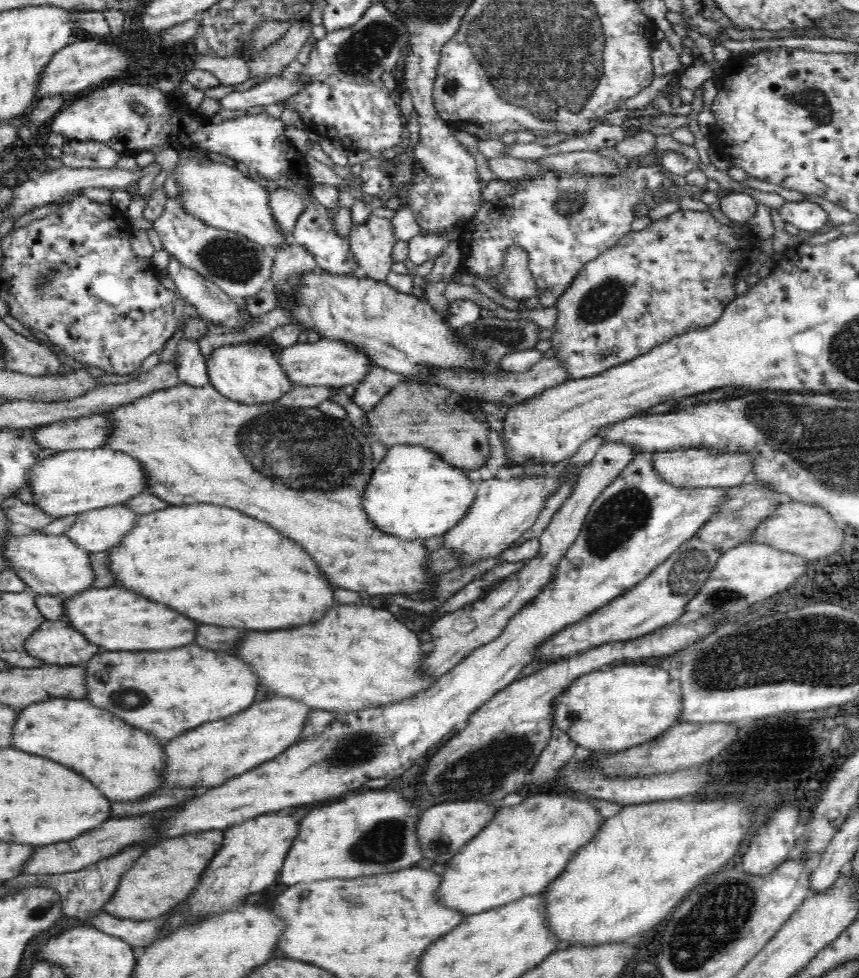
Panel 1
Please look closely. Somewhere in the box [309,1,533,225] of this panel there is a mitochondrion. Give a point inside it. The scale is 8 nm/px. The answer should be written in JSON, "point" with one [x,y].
{"point":[358,57]}

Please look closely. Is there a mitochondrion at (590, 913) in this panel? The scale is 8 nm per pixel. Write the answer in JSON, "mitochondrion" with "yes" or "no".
{"mitochondrion":"no"}

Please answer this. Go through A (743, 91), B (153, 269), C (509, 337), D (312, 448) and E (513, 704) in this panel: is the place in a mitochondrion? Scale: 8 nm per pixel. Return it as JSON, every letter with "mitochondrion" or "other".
{"A":"other","B":"other","C":"mitochondrion","D":"mitochondrion","E":"other"}

